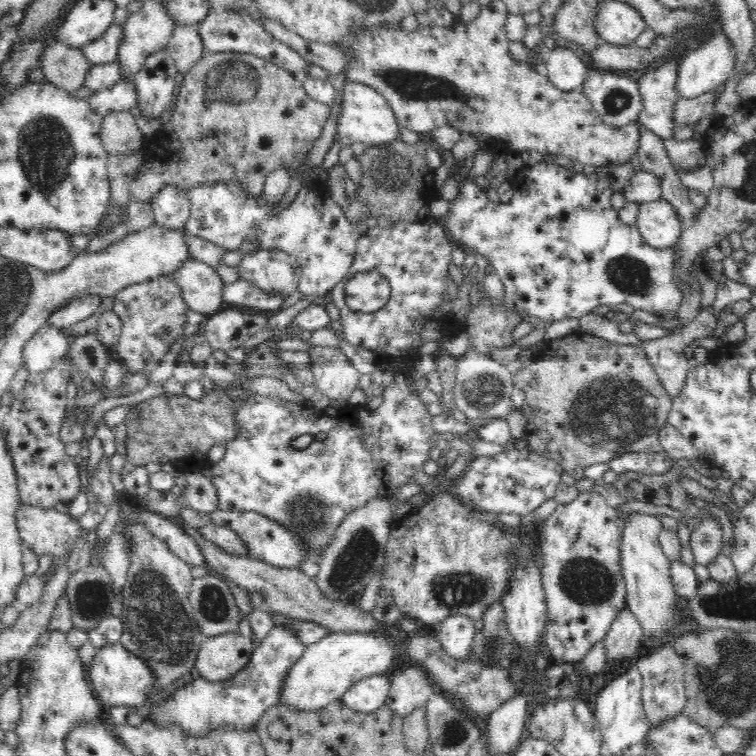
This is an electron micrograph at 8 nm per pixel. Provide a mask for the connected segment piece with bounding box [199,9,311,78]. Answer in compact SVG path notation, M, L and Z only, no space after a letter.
M214 9L206 14L203 22L199 23L199 34L203 41L204 54L218 52L242 52L269 60L272 64L287 70L300 78L308 77L306 70L311 62L302 58L294 49L283 44L280 40L272 37L261 22L254 20L245 12L228 12Z

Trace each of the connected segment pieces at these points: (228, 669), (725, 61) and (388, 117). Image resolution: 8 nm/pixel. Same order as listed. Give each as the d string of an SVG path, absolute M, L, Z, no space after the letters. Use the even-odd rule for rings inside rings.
M239 632L204 638L195 667L200 677L210 682L226 680L250 662L254 644Z
M719 30L714 32L706 42L687 50L678 66L678 76L676 76L676 93L679 99L701 96L705 92L716 89L722 82L726 82L730 74L733 74L736 56L733 43Z
M351 78L344 81L342 96L342 114L337 121L337 140L341 147L350 146L354 142L363 142L366 146L386 144L400 137L402 126L398 124L394 112L384 96L371 86L354 82Z

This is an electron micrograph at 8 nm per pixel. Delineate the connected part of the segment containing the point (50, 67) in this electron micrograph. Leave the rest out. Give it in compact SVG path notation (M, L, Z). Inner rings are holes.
M59 41L46 47L40 58L45 80L68 93L84 87L84 78L93 65L80 48Z

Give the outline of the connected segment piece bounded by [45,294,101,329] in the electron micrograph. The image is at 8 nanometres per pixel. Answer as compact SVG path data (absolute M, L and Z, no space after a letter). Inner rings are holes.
M91 294L81 299L76 299L65 304L62 308L54 311L52 316L46 320L45 324L63 329L72 326L77 322L82 322L90 318L92 314L97 314L100 306L101 296Z

